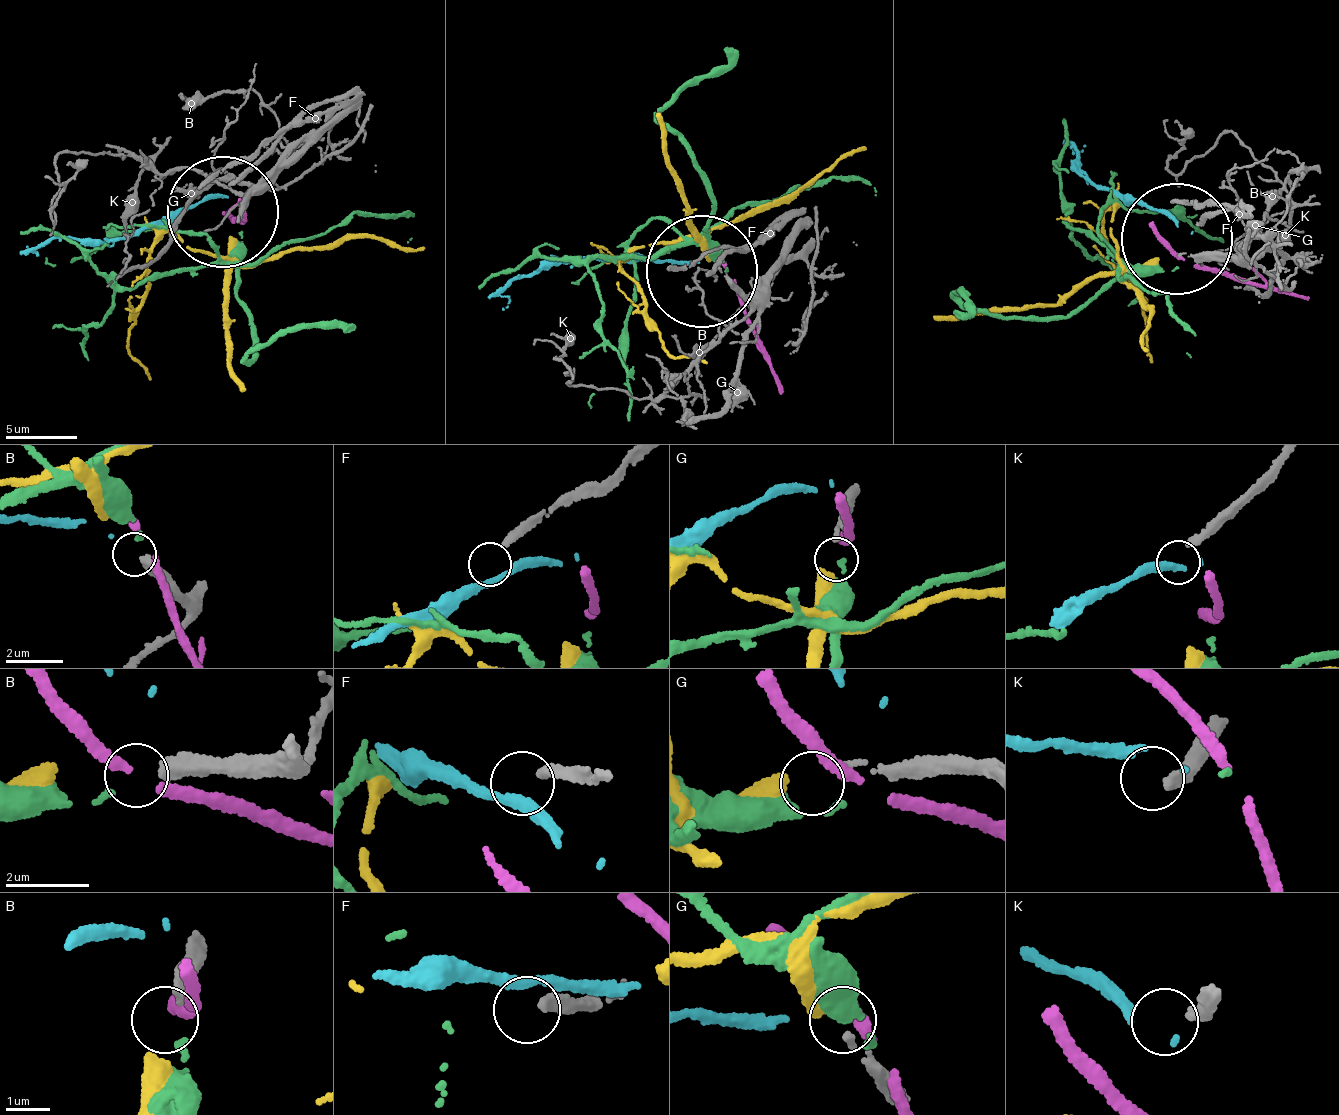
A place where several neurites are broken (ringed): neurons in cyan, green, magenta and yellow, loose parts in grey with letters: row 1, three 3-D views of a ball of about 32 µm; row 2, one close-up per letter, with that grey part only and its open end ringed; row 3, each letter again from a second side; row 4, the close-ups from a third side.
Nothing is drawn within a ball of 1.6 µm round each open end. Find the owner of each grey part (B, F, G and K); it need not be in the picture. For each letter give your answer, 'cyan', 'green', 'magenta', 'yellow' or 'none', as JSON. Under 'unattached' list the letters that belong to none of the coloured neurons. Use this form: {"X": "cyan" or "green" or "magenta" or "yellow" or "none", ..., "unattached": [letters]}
{"B": "green", "F": "none", "G": "yellow", "K": "none", "unattached": ["F", "K"]}

